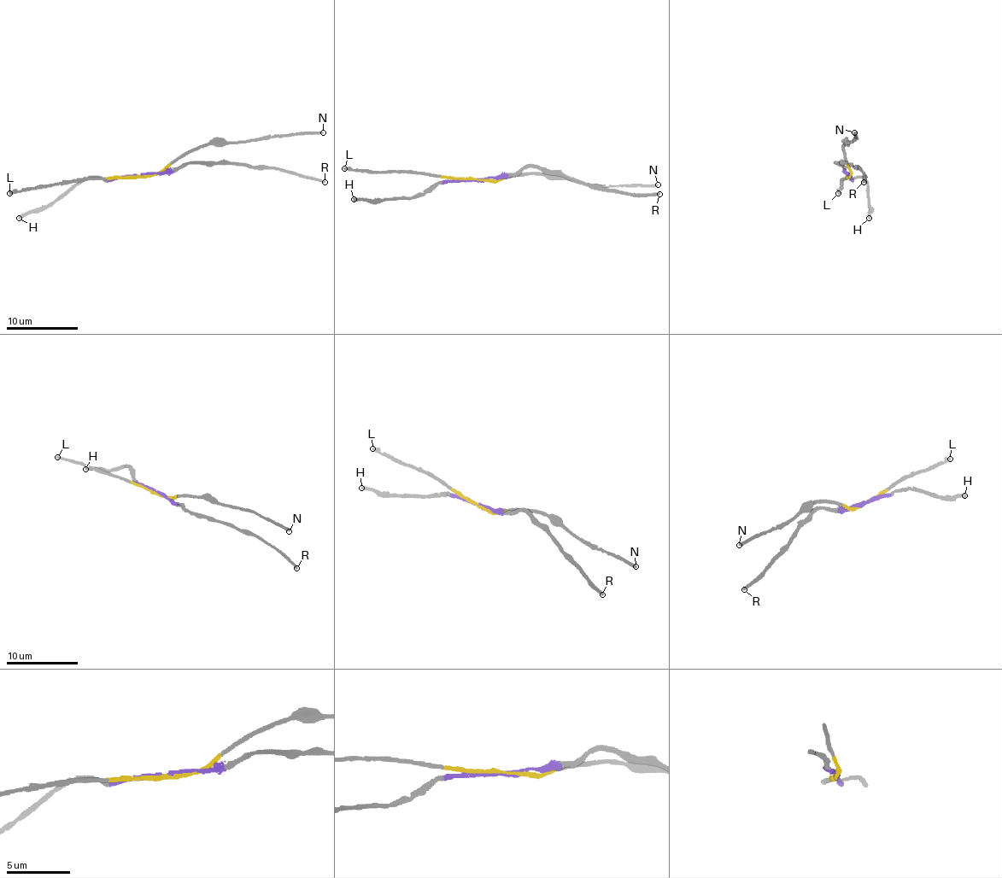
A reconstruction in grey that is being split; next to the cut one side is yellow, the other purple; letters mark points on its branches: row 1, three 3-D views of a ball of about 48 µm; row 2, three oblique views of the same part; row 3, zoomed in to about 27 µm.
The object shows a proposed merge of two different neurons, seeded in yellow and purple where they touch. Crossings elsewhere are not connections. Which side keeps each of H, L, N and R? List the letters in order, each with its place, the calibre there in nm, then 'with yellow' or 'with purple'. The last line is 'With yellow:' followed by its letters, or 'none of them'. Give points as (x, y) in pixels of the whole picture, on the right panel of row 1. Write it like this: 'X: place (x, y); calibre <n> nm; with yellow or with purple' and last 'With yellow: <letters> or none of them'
H: place (869, 218); calibre 360 nm; with purple
L: place (838, 193); calibre 300 nm; with yellow
N: place (854, 132); calibre 300 nm; with yellow
R: place (864, 182); calibre 240 nm; with purple
With yellow: L, N

